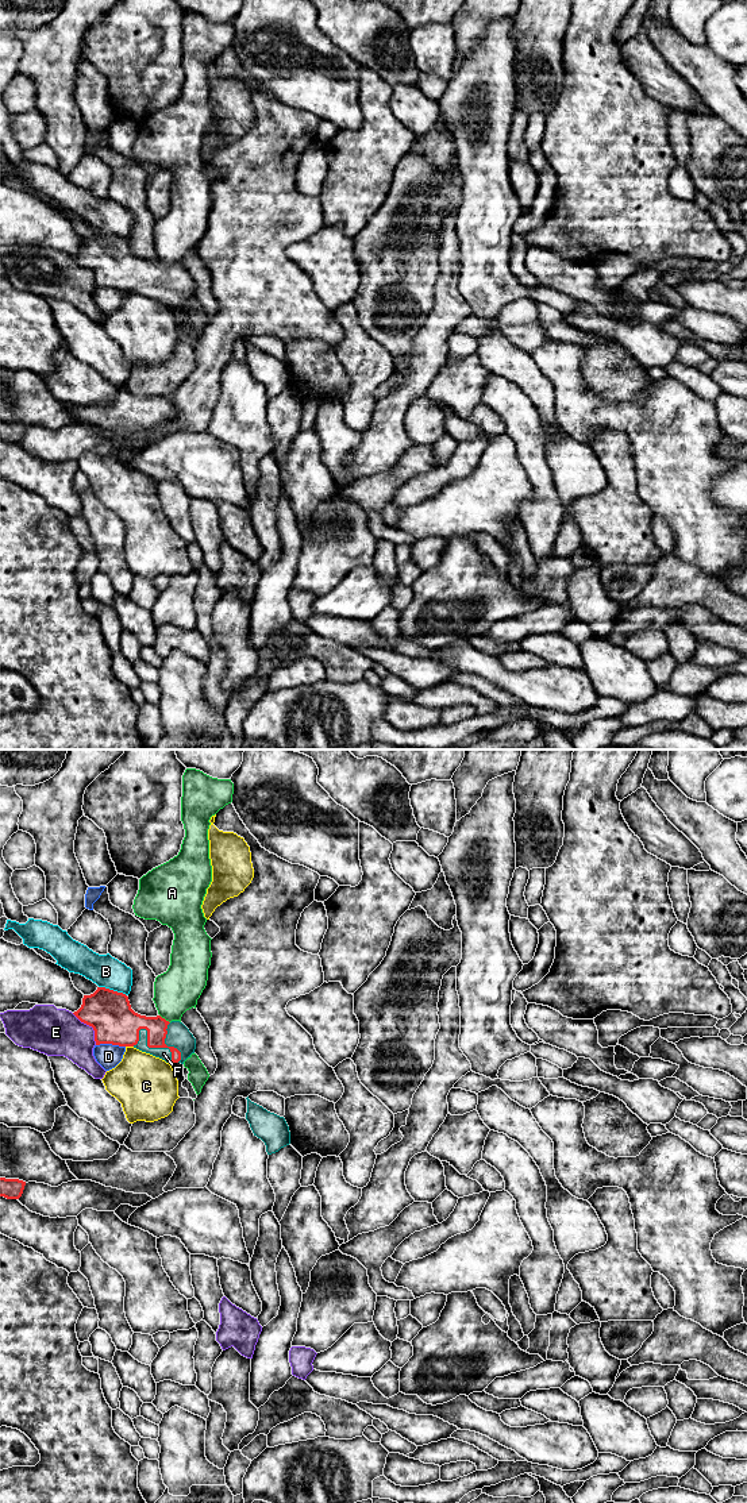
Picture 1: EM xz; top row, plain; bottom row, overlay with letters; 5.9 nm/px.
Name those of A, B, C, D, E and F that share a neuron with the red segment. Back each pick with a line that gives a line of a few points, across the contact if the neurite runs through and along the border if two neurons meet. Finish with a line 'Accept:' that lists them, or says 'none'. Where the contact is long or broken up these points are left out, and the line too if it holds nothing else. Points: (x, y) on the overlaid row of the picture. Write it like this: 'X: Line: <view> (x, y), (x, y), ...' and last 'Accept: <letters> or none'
F: Line: xz (120, 1025), (145, 1029), (156, 1047), (164, 1053)
Accept: F

